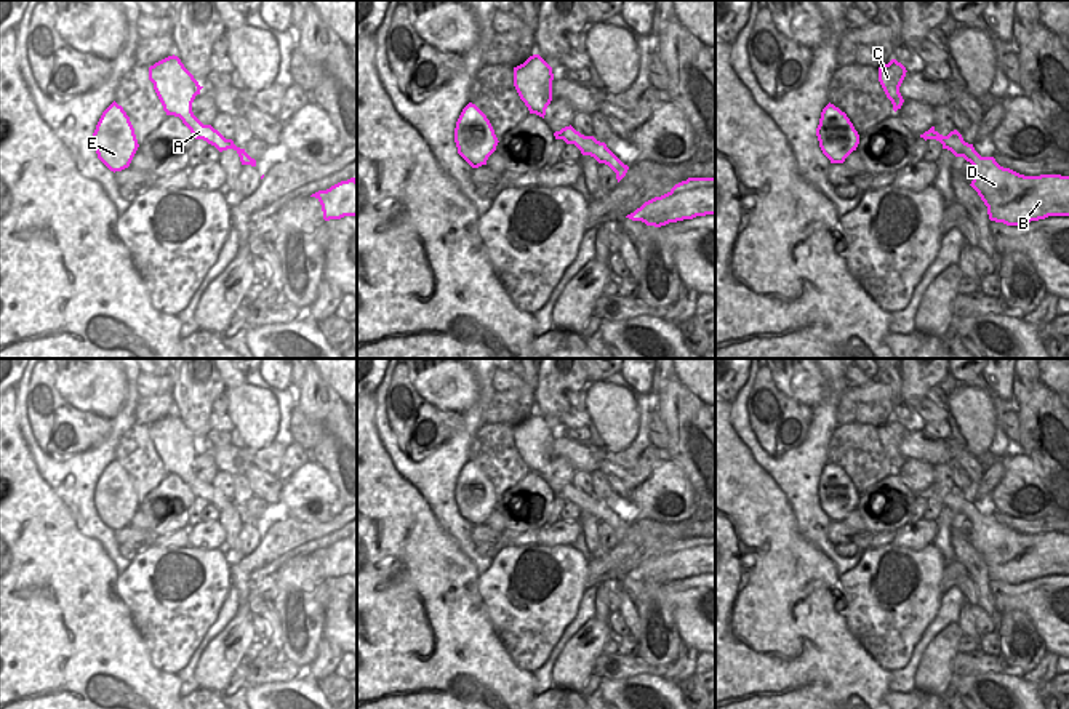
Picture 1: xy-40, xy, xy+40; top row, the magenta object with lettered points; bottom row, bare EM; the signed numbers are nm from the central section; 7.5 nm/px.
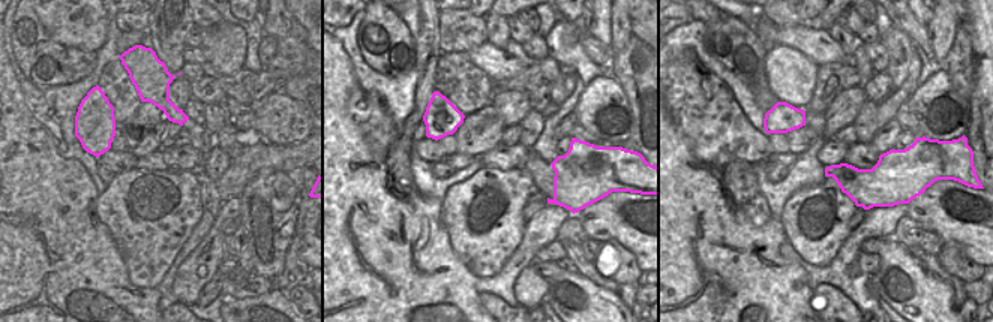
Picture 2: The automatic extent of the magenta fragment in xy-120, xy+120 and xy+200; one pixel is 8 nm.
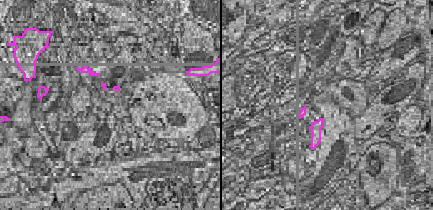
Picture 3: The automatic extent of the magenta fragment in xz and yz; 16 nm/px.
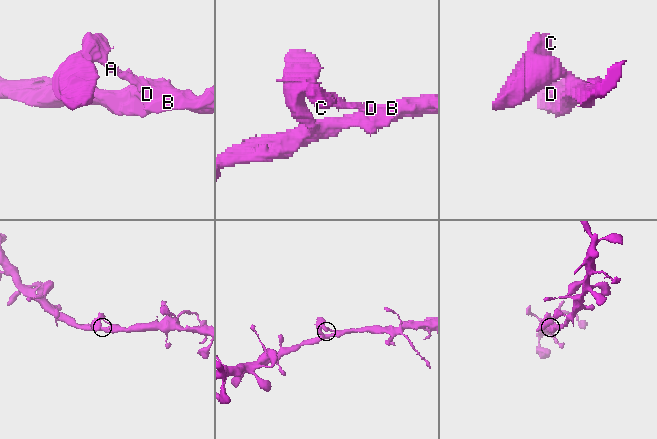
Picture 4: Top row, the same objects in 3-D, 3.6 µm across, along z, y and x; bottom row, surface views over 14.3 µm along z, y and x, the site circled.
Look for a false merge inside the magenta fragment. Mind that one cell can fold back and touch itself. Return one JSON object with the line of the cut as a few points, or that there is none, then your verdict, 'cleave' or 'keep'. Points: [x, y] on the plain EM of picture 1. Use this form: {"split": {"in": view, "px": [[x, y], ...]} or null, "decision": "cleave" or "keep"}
{"split": null, "decision": "keep"}

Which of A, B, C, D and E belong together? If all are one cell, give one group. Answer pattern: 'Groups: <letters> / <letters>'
Groups: A B C D E.

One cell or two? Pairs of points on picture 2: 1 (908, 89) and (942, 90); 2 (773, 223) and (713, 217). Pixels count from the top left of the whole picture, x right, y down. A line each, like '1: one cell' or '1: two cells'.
1: two cells
2: one cell

